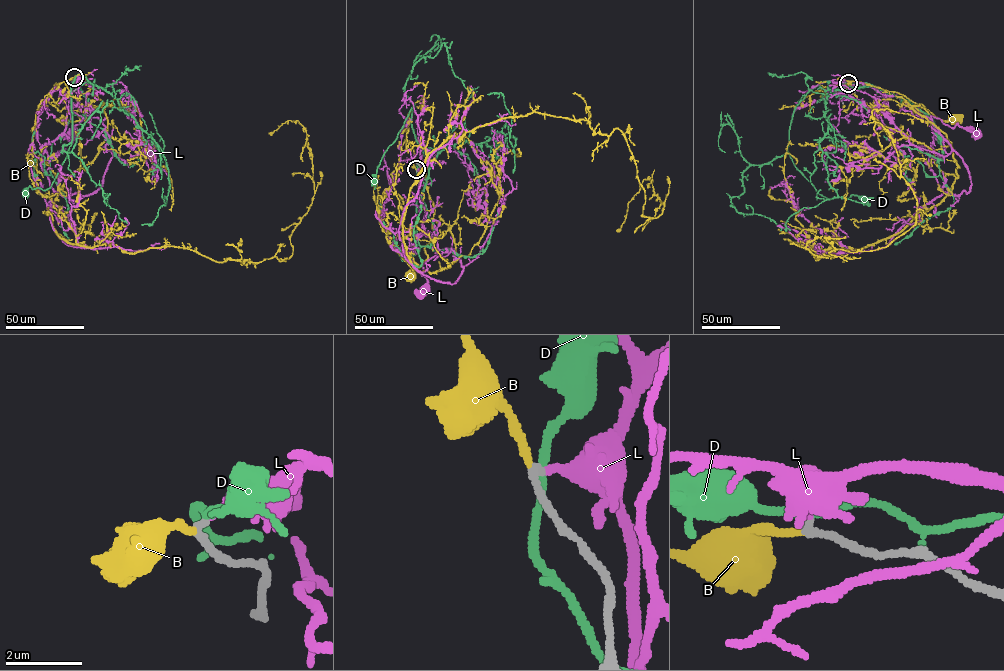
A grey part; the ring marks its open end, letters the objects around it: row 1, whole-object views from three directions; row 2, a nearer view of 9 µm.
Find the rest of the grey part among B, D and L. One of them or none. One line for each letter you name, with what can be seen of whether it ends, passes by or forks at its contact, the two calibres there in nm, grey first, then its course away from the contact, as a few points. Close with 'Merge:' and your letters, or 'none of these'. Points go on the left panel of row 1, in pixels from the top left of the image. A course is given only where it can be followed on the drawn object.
B: it ends | 240/200 nm | via (74, 77), (39, 104), (32, 151), (68, 178), (108, 120), (89, 104), (62, 120)
Merge: B

